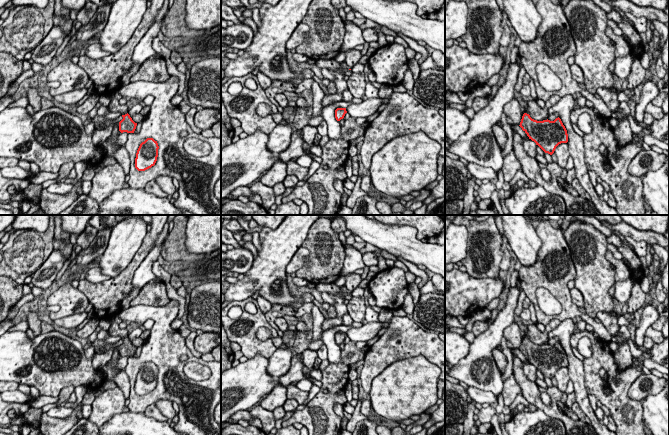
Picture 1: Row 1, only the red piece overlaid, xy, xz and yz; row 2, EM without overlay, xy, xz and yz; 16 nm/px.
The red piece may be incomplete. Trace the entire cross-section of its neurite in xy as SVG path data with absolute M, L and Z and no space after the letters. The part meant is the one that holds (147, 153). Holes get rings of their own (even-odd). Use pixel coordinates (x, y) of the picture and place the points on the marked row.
M147 138L137 150L135 168L145 171L155 165L158 157L158 143L153 138Z

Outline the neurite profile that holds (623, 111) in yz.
M621 102L619 108L611 116L615 119L623 119L626 117L629 120L631 131L635 134L641 133L643 130L643 127L634 121L626 102Z

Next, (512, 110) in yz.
M512 99L504 105L503 113L506 115L507 123L511 128L513 125L520 125L522 113L520 110L520 104L516 99Z

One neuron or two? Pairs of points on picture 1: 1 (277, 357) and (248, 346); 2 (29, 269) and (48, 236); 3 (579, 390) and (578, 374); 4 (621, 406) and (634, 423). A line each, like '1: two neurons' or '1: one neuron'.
1: two neurons
2: one neuron
3: one neuron
4: one neuron

